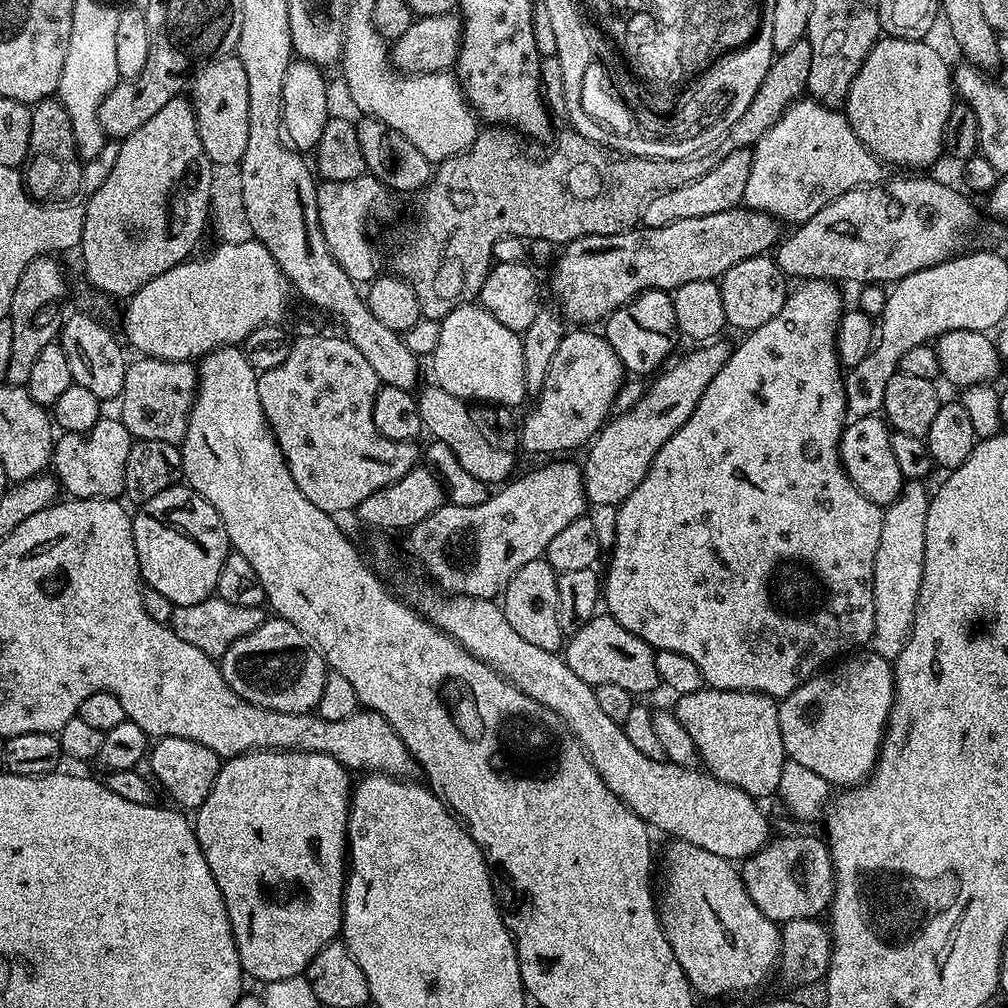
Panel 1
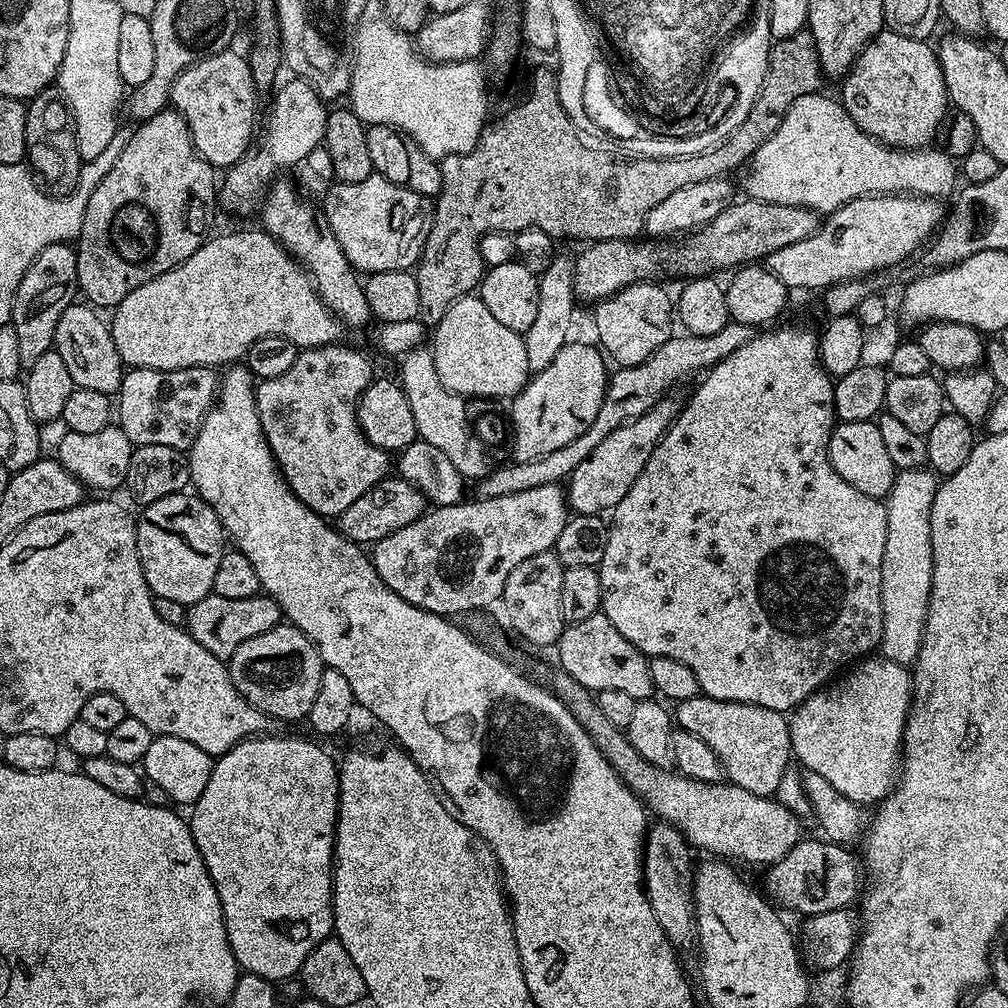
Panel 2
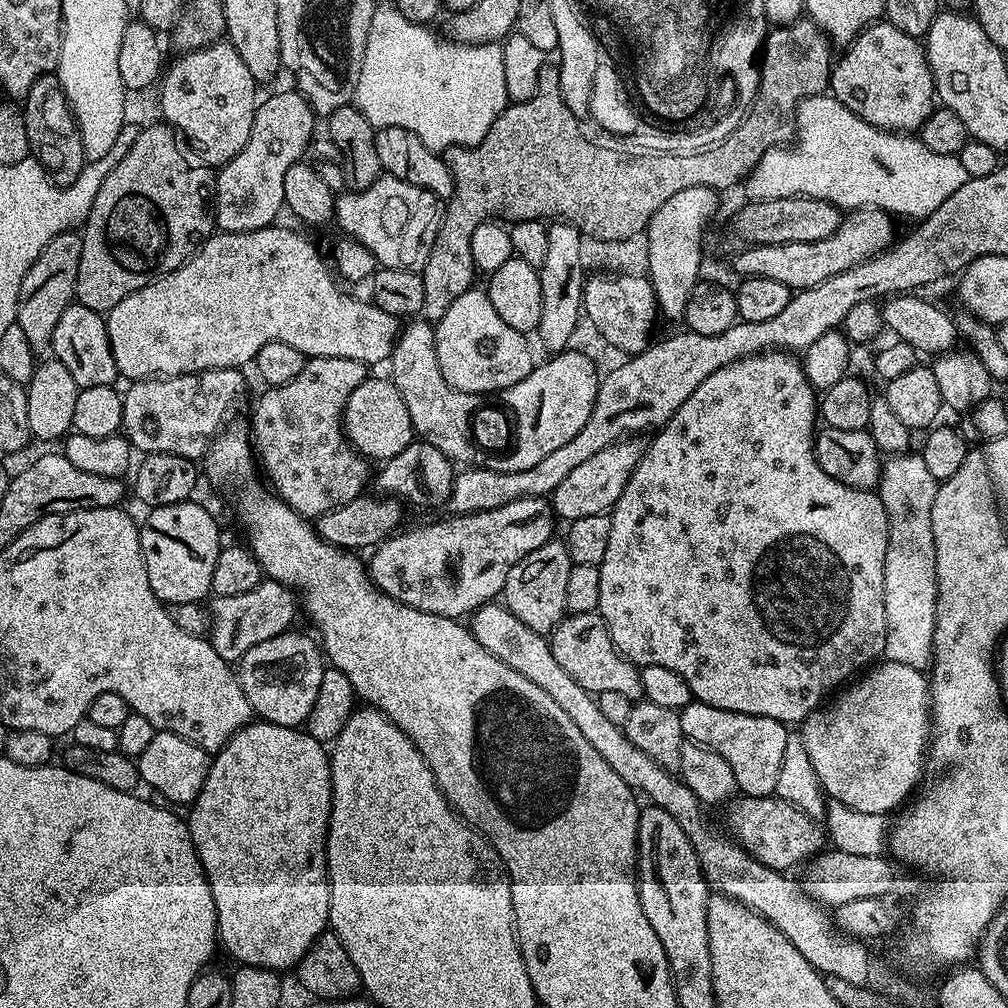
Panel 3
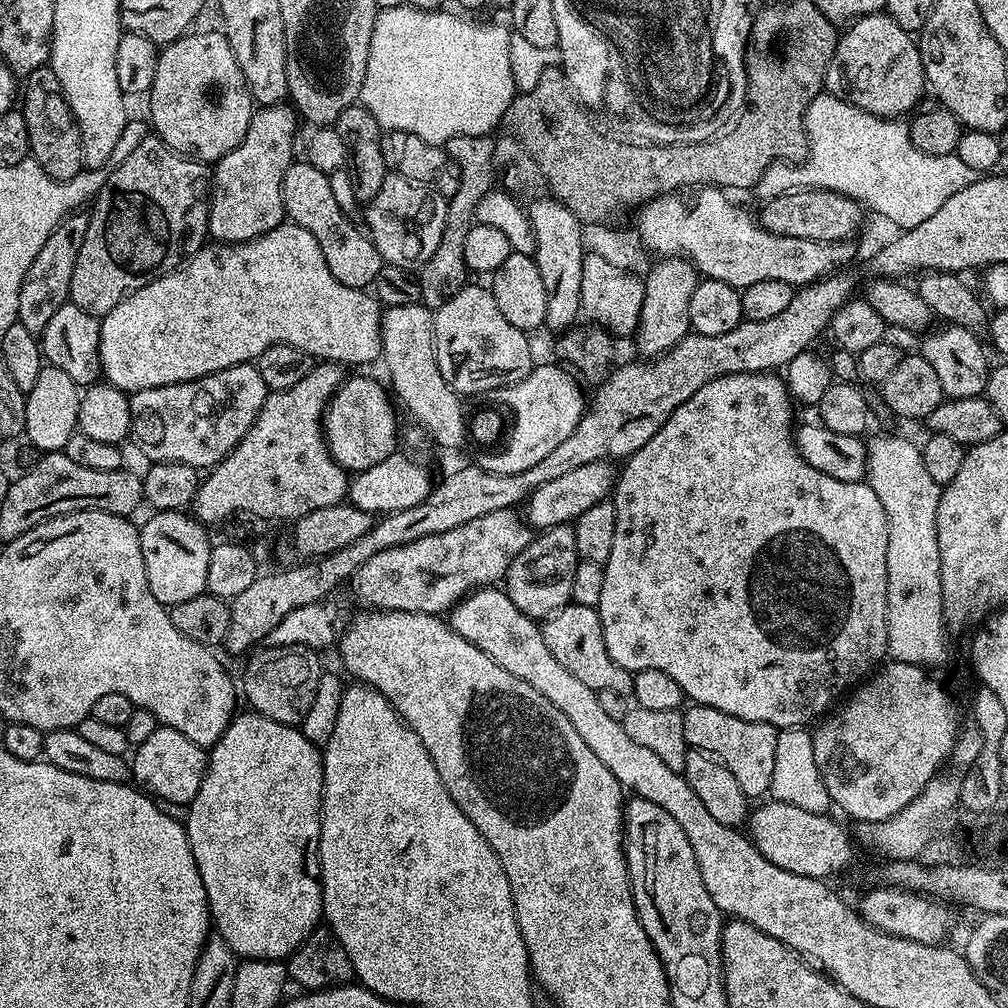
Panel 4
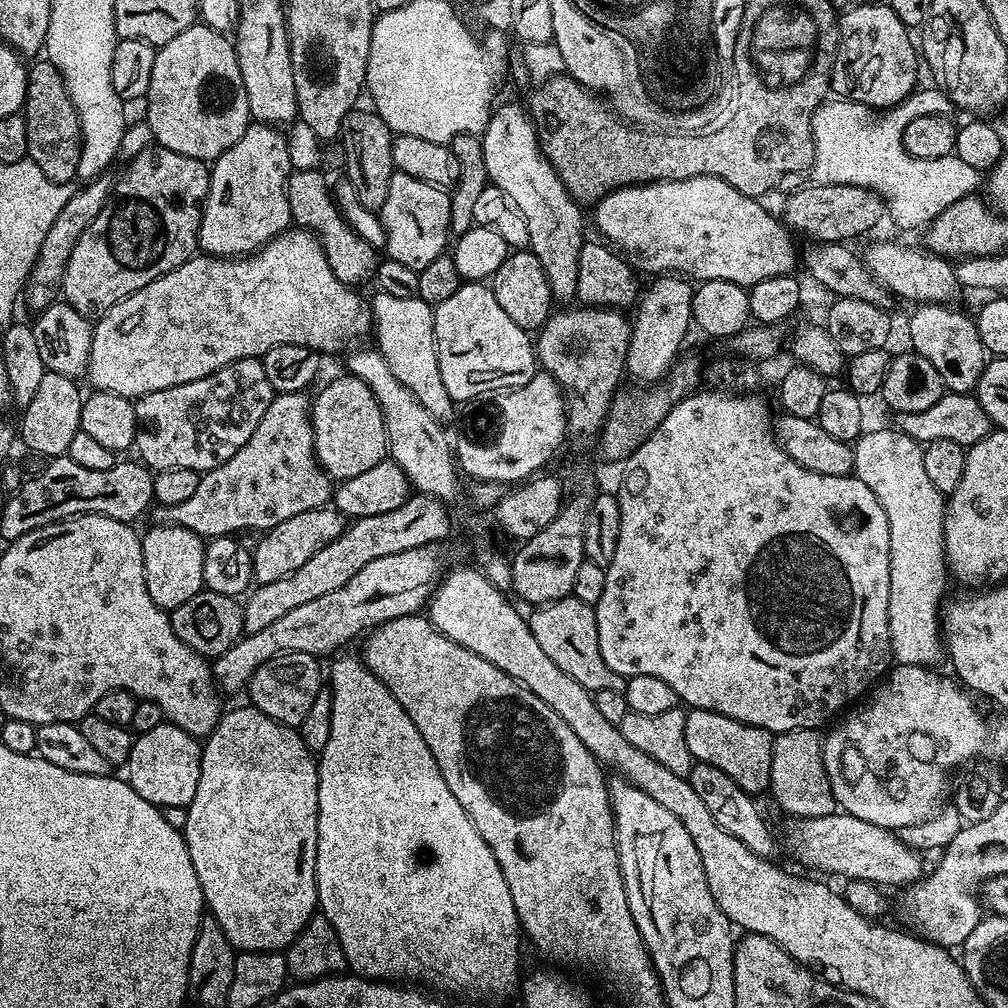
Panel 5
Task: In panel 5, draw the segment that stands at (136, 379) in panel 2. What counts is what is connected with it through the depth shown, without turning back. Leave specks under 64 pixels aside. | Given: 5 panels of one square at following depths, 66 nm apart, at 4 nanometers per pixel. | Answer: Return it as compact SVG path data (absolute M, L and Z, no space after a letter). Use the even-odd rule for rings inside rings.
M251 356L222 366L206 374L206 378L141 396L135 401L135 451L140 451L139 459L157 473L192 470L203 474L214 470L238 450L242 450L242 446L246 446L246 438L250 438L250 434L254 434L254 429L258 427L258 422L262 422L262 414L266 414L266 406L270 406L273 395L270 381L266 379L263 359Z

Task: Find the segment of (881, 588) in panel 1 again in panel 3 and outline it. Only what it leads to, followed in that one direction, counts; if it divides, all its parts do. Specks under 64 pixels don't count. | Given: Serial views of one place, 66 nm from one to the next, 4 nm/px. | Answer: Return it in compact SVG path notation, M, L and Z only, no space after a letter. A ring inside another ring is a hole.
M892 454L883 461L880 470L880 483L878 485L878 495L884 504L884 509L888 515L888 545L886 546L886 566L884 567L884 601L886 602L886 646L884 656L894 662L902 662L902 666L914 666L921 670L927 669L932 662L932 639L934 638L934 626L936 625L936 603L938 602L938 586L936 585L936 551L934 550L934 530L930 522L930 510L934 510L934 494L938 487L938 482L934 474L930 474L930 469L926 466L923 455L916 454Z

